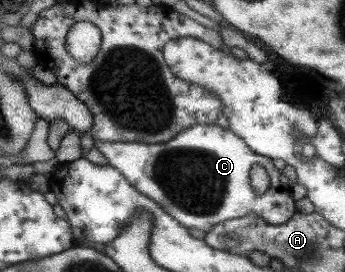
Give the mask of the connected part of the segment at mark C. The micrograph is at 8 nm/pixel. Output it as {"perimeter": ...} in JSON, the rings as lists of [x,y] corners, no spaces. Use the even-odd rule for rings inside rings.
{"perimeter":[[[219,125],[190,126],[178,132],[174,138],[158,144],[94,140],[93,146],[106,158],[108,165],[122,173],[130,186],[160,205],[168,216],[186,228],[197,228],[206,233],[218,222],[240,218],[250,213],[258,215],[258,218],[271,225],[284,224],[297,211],[289,188],[280,184],[281,170],[275,168],[271,160],[252,152],[239,136],[230,132],[230,129],[223,130]],[[254,164],[264,167],[268,175],[269,187],[262,194],[257,194],[250,186],[250,167]]]}

